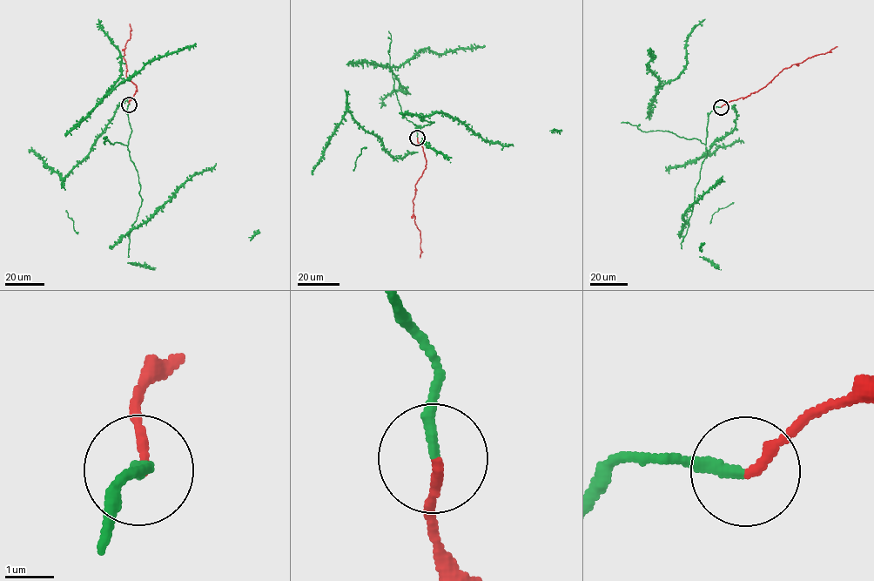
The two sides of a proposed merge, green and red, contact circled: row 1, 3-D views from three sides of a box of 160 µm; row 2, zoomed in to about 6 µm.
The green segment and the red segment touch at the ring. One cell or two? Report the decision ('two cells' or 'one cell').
one cell

